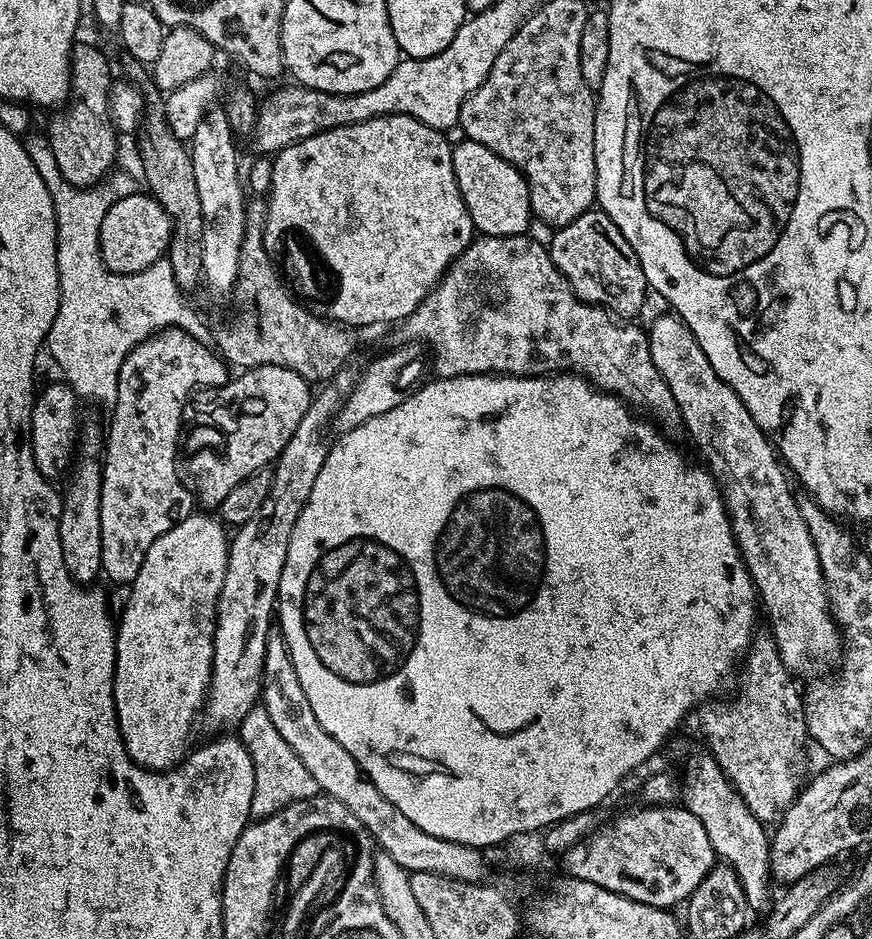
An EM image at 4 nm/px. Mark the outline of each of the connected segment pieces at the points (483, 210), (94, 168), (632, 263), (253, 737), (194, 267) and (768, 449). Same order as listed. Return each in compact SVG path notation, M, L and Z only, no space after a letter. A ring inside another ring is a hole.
M464 138L452 147L455 182L471 216L473 229L483 236L520 236L529 231L532 207L524 176L512 164L481 143Z
M73 43L72 83L66 103L48 124L48 145L58 170L75 188L91 188L113 171L118 133L110 118L110 90L114 83L108 60L92 44Z
M586 211L578 218L574 218L574 222L555 229L552 243L547 245L547 250L554 266L563 274L566 282L570 282L579 300L606 308L616 318L636 318L643 310L644 299L650 296L648 279L646 274L642 274L642 266L638 262L638 254L634 254L634 246L626 242L626 234L622 234L622 230L614 226L614 222L605 212Z
M257 706L250 710L250 714L246 714L246 718L240 723L238 735L254 762L253 817L272 816L294 802L318 795L318 782L310 771L306 770L294 750L286 744L285 739L278 734L277 727L270 722L270 715L264 707Z
M130 55L123 57L120 68L123 79L132 84L142 94L144 114L138 129L140 136L140 164L144 167L144 180L148 183L147 191L166 210L166 214L172 219L172 237L168 243L166 258L170 262L170 268L174 270L174 282L178 282L180 291L191 294L196 287L201 287L204 267L202 266L202 201L198 199L198 186L194 186L194 166L192 165L192 153L186 147L185 141L179 140L172 133L166 121L164 121L165 93L153 83L153 73L149 65L143 60Z
M675 314L667 315L660 316L652 325L647 325L650 358L654 358L654 366L658 366L658 374L662 374L666 386L670 386L670 394L674 394L674 402L678 402L683 431L688 431L689 438L696 443L697 450L704 455L705 461L703 460L703 463L719 483L724 505L728 507L728 518L732 522L732 533L736 539L736 544L740 548L740 556L744 559L744 564L752 575L752 582L756 586L763 615L765 612L768 615L769 622L772 623L770 631L776 640L778 654L782 658L785 667L793 674L799 674L799 672L827 673L824 672L827 668L835 669L842 659L842 633L839 624L832 617L832 607L828 605L828 591L824 589L824 575L822 574L822 566L818 562L818 550L814 546L814 538L810 538L810 530L800 513L798 496L792 493L792 488L788 485L788 480L790 481L789 473L786 471L785 465L782 463L772 441L764 435L764 431L758 426L758 422L754 422L754 418L750 418L750 410L746 410L746 406L742 406L742 398L738 398L738 394L734 394L734 390L730 390L730 386L726 386L726 382L722 382L722 378L718 378L718 374L714 374L714 366L710 366L710 358L706 358L702 346L698 346L691 330L684 325L684 321L679 316Z

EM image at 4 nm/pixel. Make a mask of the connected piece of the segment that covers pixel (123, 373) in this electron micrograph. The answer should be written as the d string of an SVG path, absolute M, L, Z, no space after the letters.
M164 328L160 332L155 332L150 338L143 340L138 346L134 346L134 350L130 350L130 354L126 354L126 362L122 362L122 370L118 370L118 398L116 403L111 405L112 421L109 422L108 428L106 424L106 439L102 453L104 473L102 474L102 494L100 495L100 513L102 514L102 572L105 577L109 576L116 584L124 584L123 586L131 585L132 579L138 574L138 570L142 570L142 561L146 558L146 550L150 550L150 546L154 546L154 542L158 542L158 538L162 538L162 534L166 534L166 530L170 530L176 521L193 515L193 493L186 487L182 476L182 481L180 481L180 476L176 473L176 443L180 440L180 419L184 416L184 407L187 406L188 399L191 398L192 391L195 388L214 387L213 389L219 390L230 379L229 365L225 364L223 359L209 345L209 349L206 345L207 343L204 340L195 340L189 332L184 331L182 328Z

